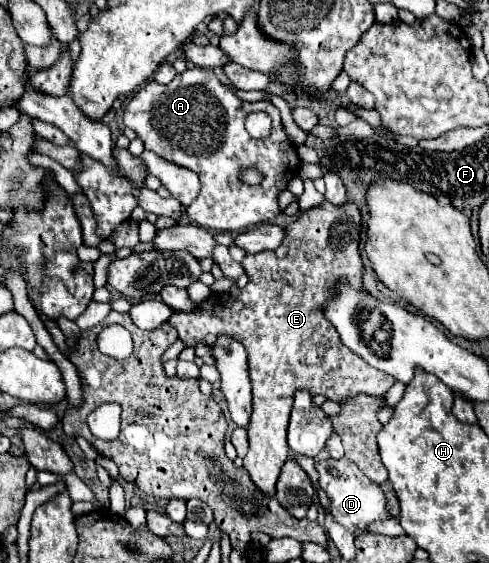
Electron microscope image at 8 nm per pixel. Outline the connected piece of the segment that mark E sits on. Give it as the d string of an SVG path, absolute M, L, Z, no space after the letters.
M324 201L284 227L286 237L278 249L244 257L244 273L250 281L238 299L228 293L212 293L194 311L174 313L168 321L188 347L194 347L198 341L212 345L224 333L246 347L254 409L248 425L250 449L244 457L244 469L266 493L274 493L280 469L290 455L286 427L294 391L306 389L312 395L340 401L358 393L384 395L396 381L344 347L336 327L324 319L328 285L348 279L356 291L364 291L364 263L358 249L360 229L362 217L354 203L336 207Z

